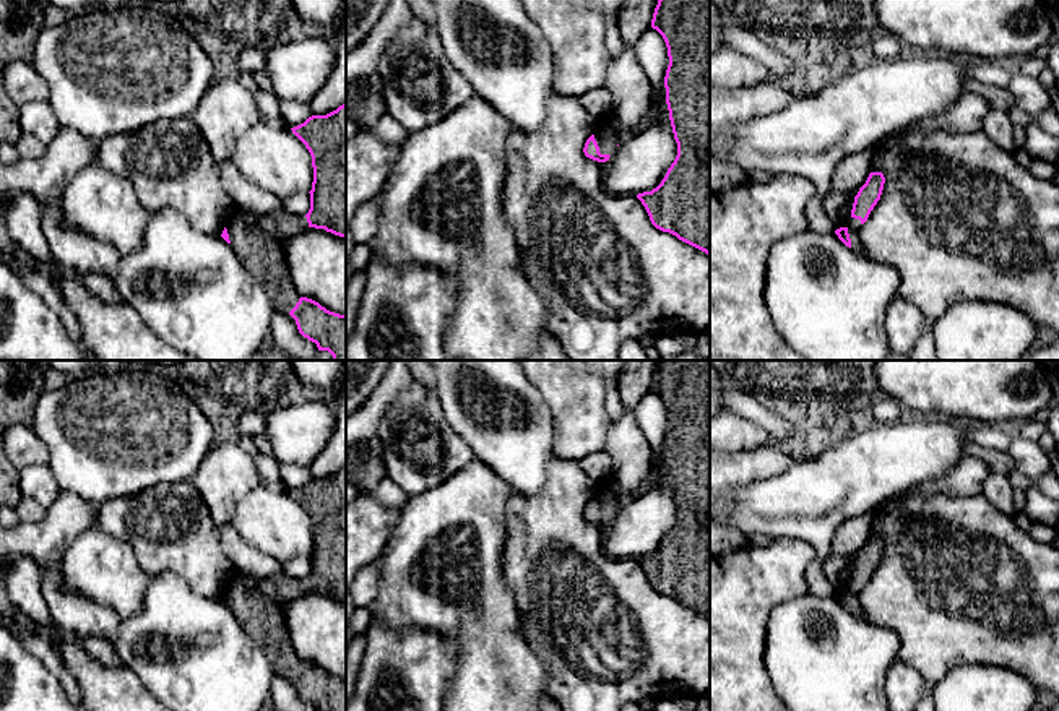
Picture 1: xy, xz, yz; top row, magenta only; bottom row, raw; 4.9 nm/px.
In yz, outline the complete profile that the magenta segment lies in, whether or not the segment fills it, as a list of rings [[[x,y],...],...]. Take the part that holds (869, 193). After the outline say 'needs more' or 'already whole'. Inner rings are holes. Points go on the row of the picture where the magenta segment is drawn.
[[[871,172],[866,183],[859,188],[858,195],[854,196],[851,219],[835,231],[838,239],[846,247],[853,248],[859,256],[867,256],[867,253],[858,240],[858,231],[867,221],[871,211],[880,200],[884,183],[885,177],[882,172]]]; needs more

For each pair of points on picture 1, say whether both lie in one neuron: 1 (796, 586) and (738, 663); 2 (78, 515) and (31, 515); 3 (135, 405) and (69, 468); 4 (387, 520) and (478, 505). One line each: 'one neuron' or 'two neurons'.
1: one neuron
2: two neurons
3: one neuron
4: two neurons

